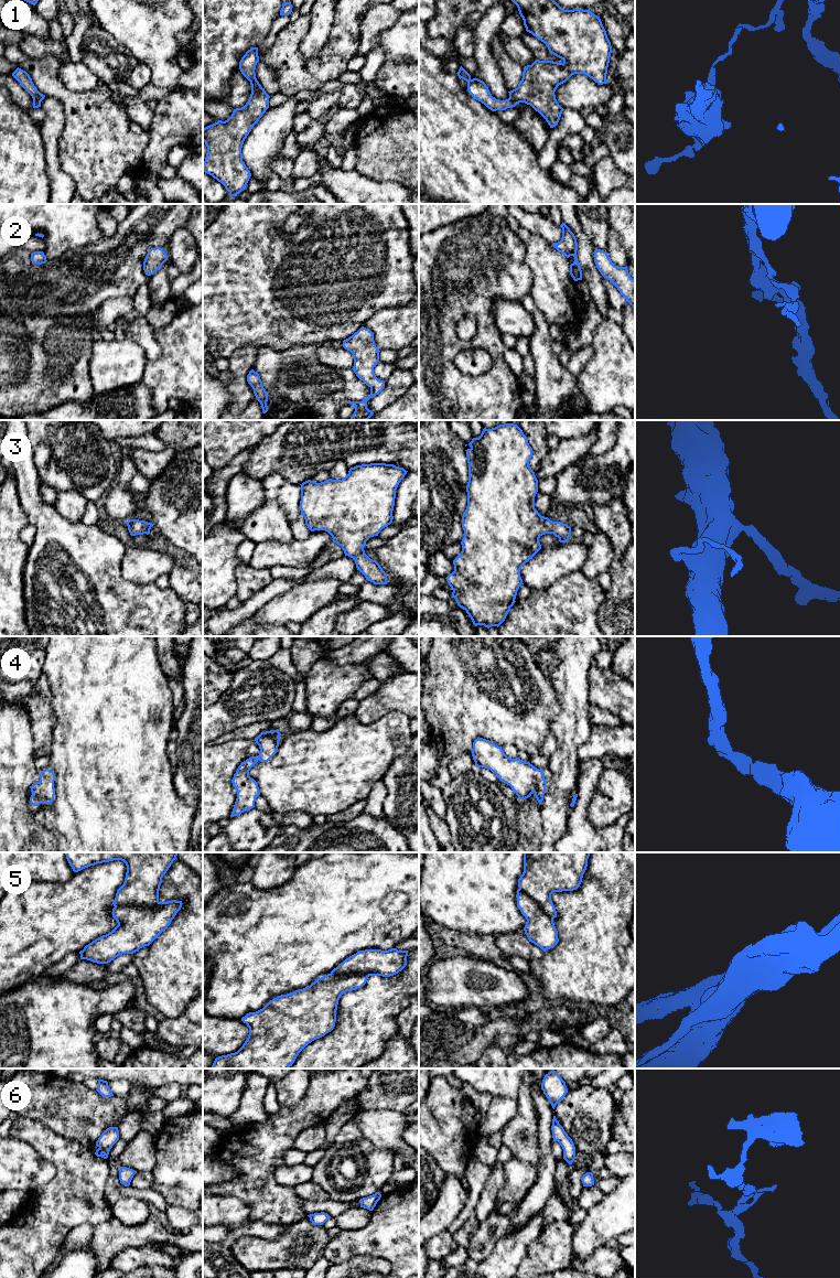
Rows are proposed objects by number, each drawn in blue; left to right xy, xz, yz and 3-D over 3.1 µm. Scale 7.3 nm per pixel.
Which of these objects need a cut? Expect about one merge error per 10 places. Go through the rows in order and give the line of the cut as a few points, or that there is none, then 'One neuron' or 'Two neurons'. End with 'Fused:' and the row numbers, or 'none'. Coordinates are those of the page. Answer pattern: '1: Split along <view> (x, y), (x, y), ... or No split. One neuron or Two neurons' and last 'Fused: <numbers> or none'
1: Split along yz (509, 97), (515, 105). Two neurons
2: No split. One neuron
3: No split. One neuron
4: No split. One neuron
5: Split along xy (158, 901), (152, 905), (115, 906). Two neurons
6: No split. One neuron
Fused: 1, 5

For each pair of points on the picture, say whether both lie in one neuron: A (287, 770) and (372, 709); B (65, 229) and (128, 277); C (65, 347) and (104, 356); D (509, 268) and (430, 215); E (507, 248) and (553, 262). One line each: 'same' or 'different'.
A: different
B: different
C: different
D: different
E: different

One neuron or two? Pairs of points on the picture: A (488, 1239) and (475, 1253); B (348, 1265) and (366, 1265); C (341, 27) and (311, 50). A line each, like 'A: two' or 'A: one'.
A: one
B: one
C: two

